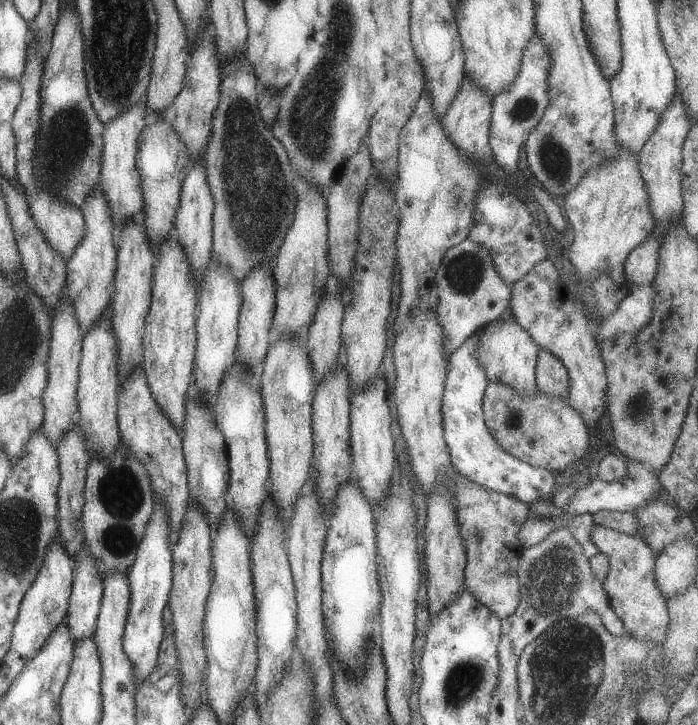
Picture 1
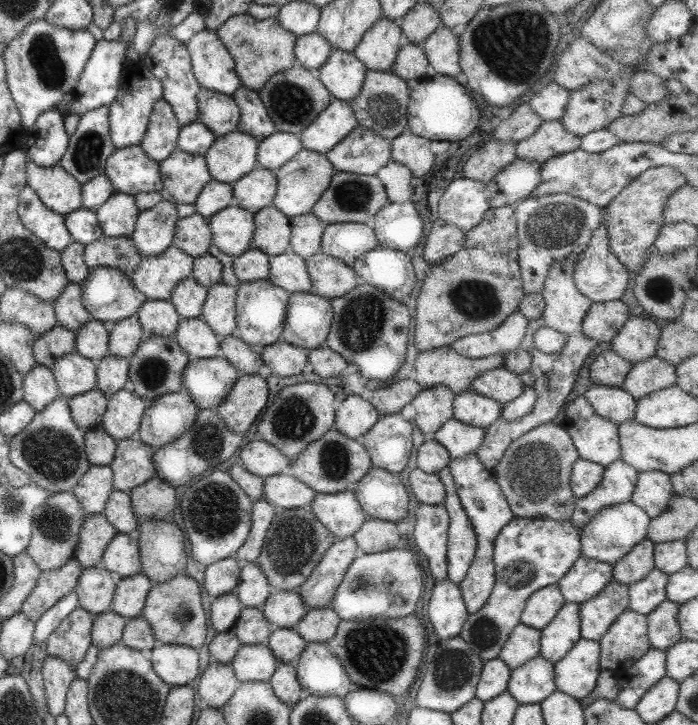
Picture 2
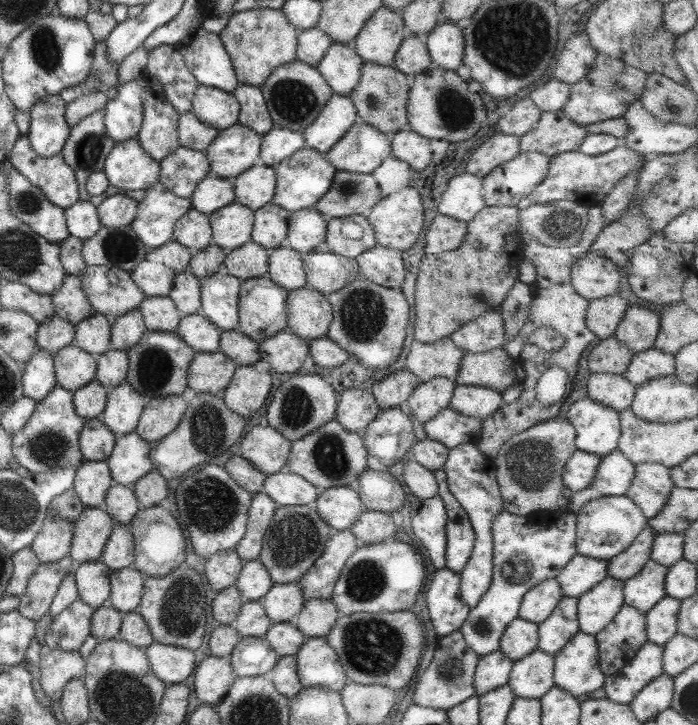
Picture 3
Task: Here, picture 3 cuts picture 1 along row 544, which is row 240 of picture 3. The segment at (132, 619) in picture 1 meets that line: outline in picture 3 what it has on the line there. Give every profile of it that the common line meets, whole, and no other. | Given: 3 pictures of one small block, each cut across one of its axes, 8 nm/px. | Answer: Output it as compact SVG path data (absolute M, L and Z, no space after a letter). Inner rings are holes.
M159 181L144 191L145 196L141 199L141 203L137 205L135 218L131 221L130 227L137 235L139 242L145 245L148 250L151 250L172 240L174 224L178 218L181 218L182 214L185 214L190 209L190 199L175 196Z

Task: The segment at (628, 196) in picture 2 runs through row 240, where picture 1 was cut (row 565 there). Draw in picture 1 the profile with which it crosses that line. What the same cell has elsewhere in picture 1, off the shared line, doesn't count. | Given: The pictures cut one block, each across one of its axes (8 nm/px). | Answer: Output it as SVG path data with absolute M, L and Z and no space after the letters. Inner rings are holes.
M593 525L590 538L599 553L608 558L608 573L602 587L606 592L608 604L622 620L625 635L639 641L661 644L666 631L668 610L665 601L656 591L653 578L655 554L639 537Z

